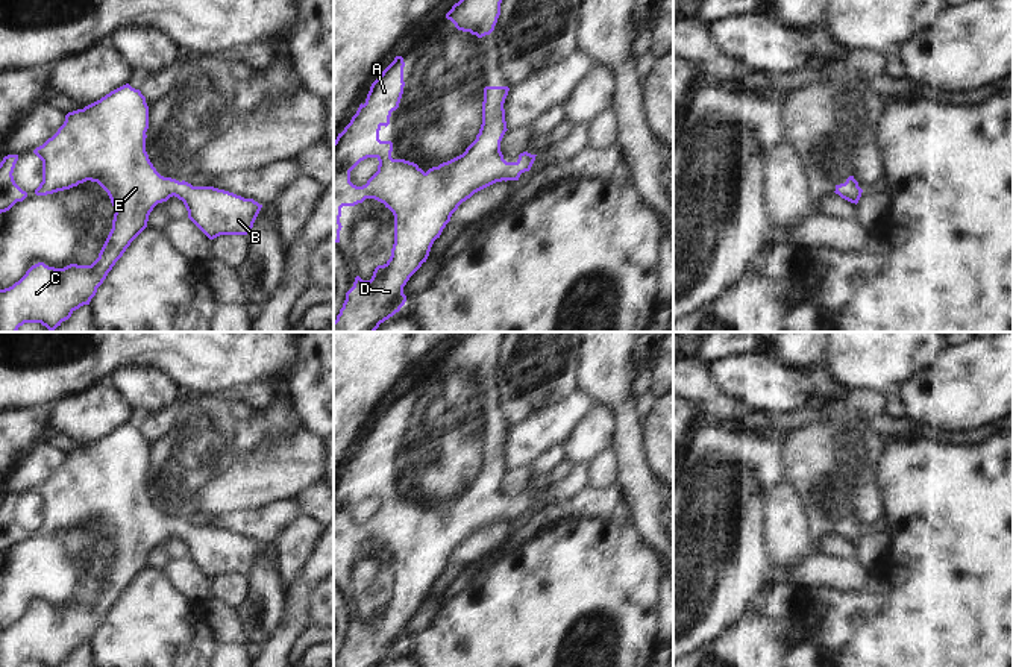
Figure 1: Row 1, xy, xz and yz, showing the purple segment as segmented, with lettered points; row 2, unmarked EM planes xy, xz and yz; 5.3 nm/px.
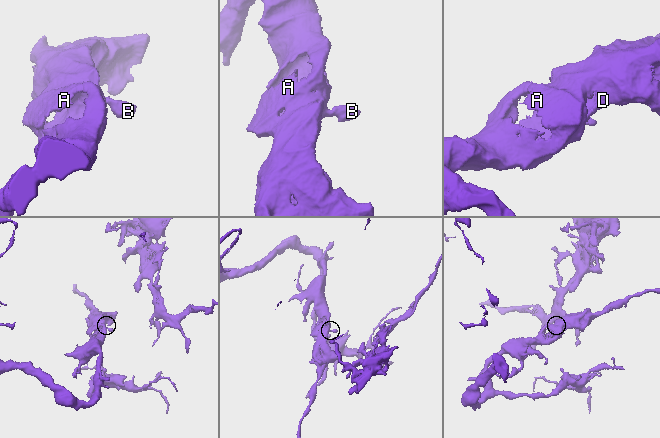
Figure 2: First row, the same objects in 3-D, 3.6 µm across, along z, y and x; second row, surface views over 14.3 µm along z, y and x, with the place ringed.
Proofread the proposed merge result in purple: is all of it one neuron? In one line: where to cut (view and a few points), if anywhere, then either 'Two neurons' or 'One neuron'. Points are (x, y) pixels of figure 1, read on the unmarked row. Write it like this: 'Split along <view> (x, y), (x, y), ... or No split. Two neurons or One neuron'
No split. One neuron.

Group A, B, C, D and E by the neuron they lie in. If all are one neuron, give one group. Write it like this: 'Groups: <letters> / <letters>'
Groups: A B C D E.

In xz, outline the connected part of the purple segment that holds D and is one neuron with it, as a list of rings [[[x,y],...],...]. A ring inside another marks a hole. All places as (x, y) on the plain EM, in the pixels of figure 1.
[[[403,397],[394,400],[372,423],[365,443],[359,444],[350,462],[334,481],[334,582],[340,582],[341,547],[355,546],[365,538],[375,538],[388,547],[394,555],[394,584],[391,596],[384,605],[378,605],[370,620],[355,617],[353,626],[346,632],[346,640],[334,667],[379,667],[393,656],[406,641],[403,626],[409,617],[426,602],[431,587],[440,578],[458,546],[475,532],[502,520],[519,520],[520,514],[529,511],[535,496],[528,491],[519,494],[516,502],[506,502],[500,491],[500,481],[505,474],[506,461],[503,443],[508,426],[485,426],[482,441],[482,464],[476,479],[466,491],[426,512],[414,502],[393,499],[393,482],[381,481],[379,470],[390,464],[391,452],[399,447],[403,434]],[[376,497],[378,511],[365,525],[356,526],[350,521],[350,511],[364,499]]]

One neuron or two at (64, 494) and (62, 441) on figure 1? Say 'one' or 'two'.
two

